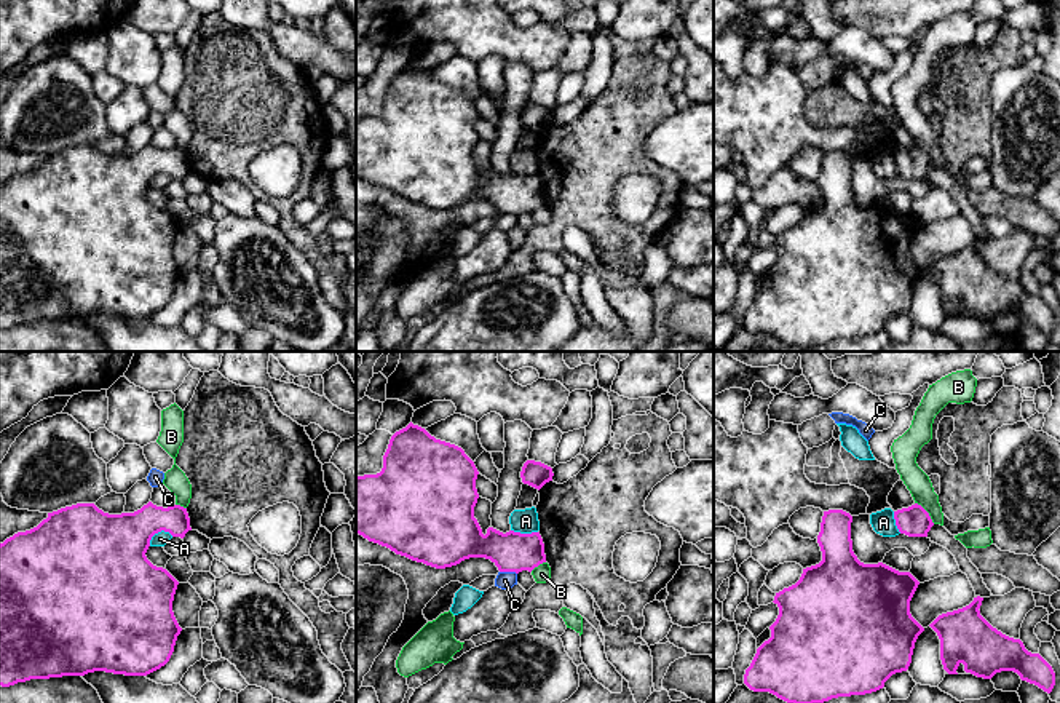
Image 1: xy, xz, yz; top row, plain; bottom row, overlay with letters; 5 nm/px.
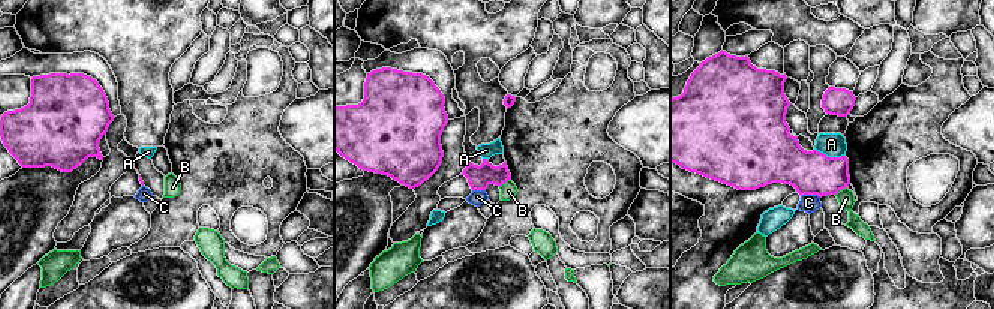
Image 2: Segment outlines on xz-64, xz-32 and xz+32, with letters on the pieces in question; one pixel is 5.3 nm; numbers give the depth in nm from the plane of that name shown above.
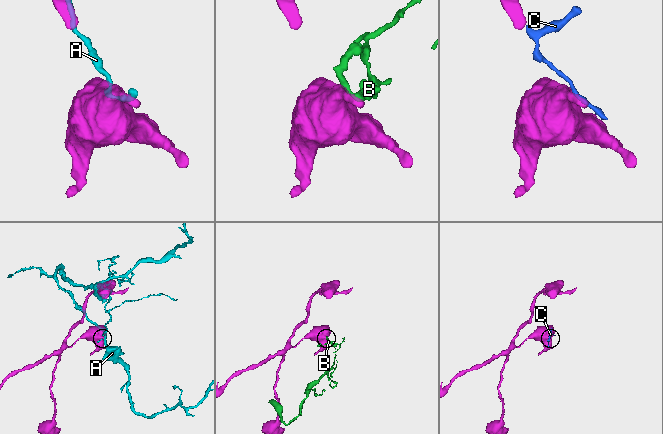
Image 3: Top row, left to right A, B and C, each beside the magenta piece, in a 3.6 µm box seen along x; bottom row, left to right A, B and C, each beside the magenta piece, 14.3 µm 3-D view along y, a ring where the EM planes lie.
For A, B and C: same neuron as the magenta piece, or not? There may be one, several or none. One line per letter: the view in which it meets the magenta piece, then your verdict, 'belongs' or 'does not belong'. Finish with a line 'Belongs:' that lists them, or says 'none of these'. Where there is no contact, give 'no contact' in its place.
A: xy | does not belong
B: yz | does not belong
C: xz | does not belong
Belongs: none of these

